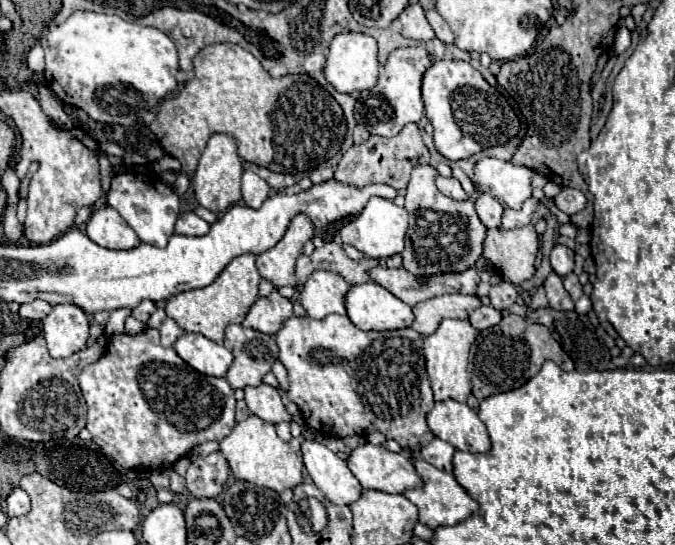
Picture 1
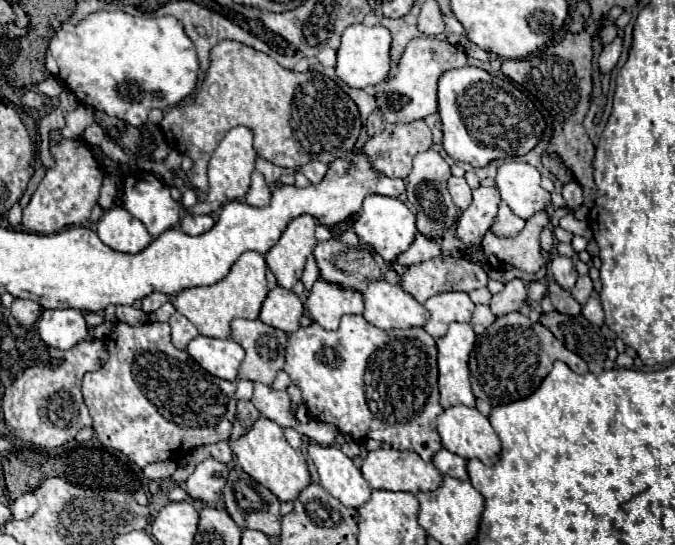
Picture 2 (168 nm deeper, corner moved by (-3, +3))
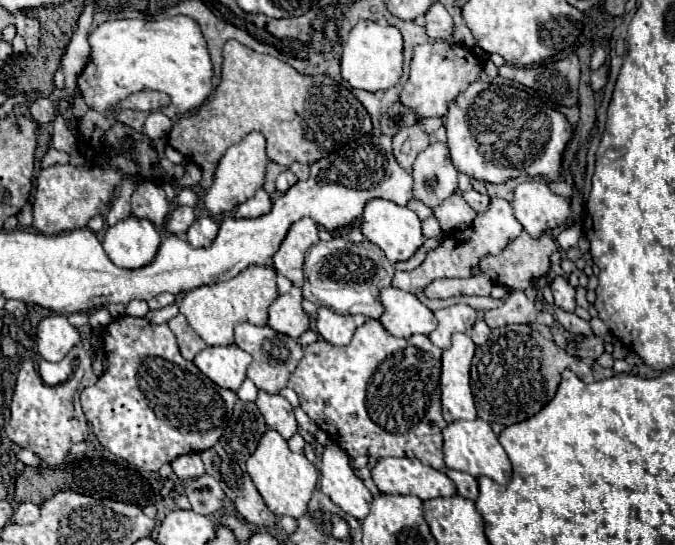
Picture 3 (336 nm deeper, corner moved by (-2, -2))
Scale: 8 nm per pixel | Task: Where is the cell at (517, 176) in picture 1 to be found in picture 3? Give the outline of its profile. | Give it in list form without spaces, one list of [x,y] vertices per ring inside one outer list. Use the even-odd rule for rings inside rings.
[[[541,180],[517,184],[511,206],[523,230],[533,238],[557,228],[569,216],[569,202],[563,196],[553,194]]]

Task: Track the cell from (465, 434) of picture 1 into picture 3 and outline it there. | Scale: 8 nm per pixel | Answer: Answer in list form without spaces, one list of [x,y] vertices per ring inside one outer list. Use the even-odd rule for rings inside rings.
[[[455,420],[443,428],[443,454],[447,468],[467,472],[471,476],[489,476],[497,484],[507,484],[511,480],[511,462],[499,444],[497,436],[493,434],[491,426],[481,420]]]

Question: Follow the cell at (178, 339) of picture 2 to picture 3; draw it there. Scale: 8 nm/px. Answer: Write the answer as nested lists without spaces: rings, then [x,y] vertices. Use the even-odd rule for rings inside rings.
[[[177,314],[175,318],[171,318],[169,322],[169,328],[173,330],[175,338],[177,338],[177,344],[179,344],[179,350],[181,350],[181,356],[187,358],[187,360],[193,360],[197,352],[201,352],[207,344],[201,340],[201,336],[189,326],[187,318],[183,314]]]

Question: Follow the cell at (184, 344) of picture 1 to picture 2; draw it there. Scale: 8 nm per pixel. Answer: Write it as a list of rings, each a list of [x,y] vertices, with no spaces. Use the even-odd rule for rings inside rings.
[[[198,335],[188,345],[188,353],[214,377],[236,381],[238,367],[244,359],[244,349],[232,339],[212,339]]]

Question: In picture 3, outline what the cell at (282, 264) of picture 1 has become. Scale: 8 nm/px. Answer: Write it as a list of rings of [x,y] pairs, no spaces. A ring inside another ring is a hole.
[[[311,218],[297,220],[289,228],[281,248],[273,256],[275,272],[283,274],[285,278],[291,280],[293,286],[301,288],[303,286],[303,256],[307,248],[315,242],[319,242],[317,224]]]

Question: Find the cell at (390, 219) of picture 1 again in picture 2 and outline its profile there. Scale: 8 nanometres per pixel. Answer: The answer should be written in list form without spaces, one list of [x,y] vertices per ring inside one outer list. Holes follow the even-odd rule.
[[[368,195],[364,199],[364,207],[362,207],[358,221],[354,223],[354,231],[358,233],[362,243],[372,245],[376,249],[376,253],[382,255],[382,259],[388,263],[394,263],[396,257],[412,245],[412,241],[418,233],[416,215],[400,199],[384,197],[384,195]]]

